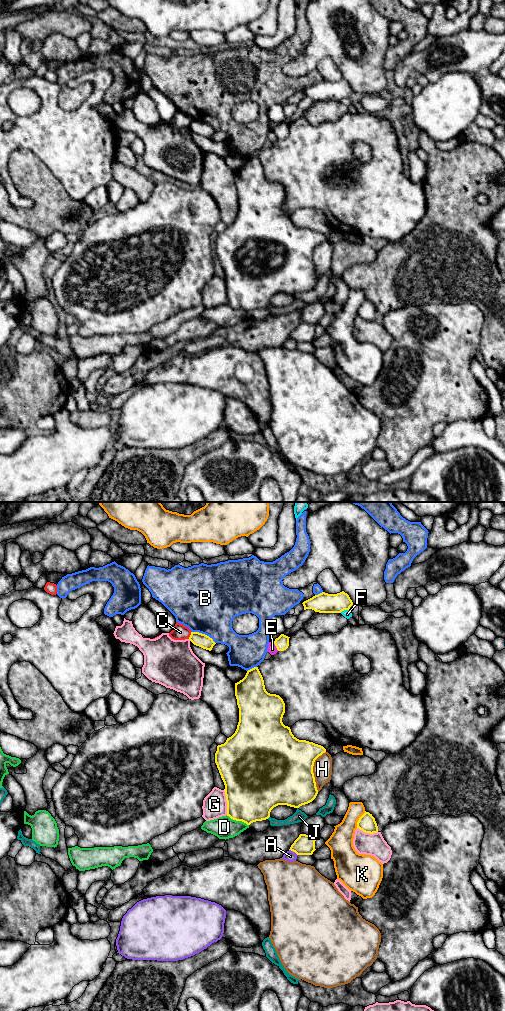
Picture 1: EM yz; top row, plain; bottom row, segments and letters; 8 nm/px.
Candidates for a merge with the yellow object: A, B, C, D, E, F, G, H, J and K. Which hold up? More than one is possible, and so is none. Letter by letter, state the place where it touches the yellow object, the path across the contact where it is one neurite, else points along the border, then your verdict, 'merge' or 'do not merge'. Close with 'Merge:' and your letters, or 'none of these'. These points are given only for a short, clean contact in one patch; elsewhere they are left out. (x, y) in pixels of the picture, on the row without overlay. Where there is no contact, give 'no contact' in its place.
A: yz (293, 339) | do not merge
B: yz (204, 122) | do not merge
C: yz (190, 123) | along yz (191, 119), (188, 126) | do not merge
D: yz (237, 308) | along yz (226, 303), (233, 307), (241, 308), (248, 313) | do not merge
E: yz (276, 135) | do not merge
F: yz (344, 97) | do not merge
G: yz (227, 290) | do not merge
H: yz (312, 259) | do not merge
J: yz (268, 305) | do not merge
K: yz (359, 307) | do not merge
Merge: none of these

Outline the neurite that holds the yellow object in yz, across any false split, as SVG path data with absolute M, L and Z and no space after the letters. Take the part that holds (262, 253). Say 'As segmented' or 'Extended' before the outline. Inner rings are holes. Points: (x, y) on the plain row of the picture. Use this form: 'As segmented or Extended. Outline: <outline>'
As segmented. Outline: M258 155L248 158L245 165L235 171L235 184L239 196L237 217L224 232L217 234L215 241L215 251L225 273L227 304L250 313L268 307L271 298L278 293L299 296L312 290L318 282L313 261L314 250L326 237L313 230L297 227L290 215L283 212L285 191L279 183L266 179Z

